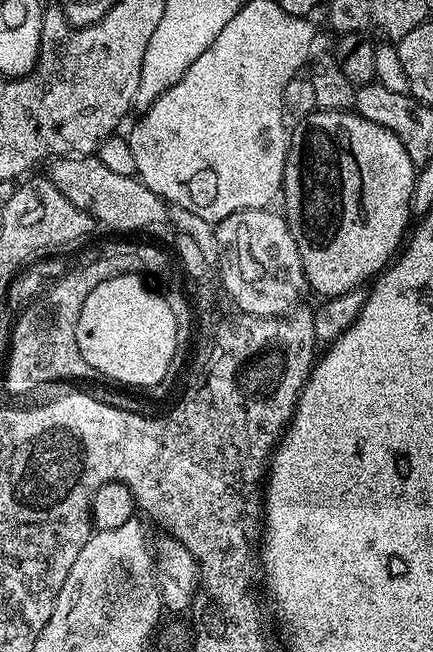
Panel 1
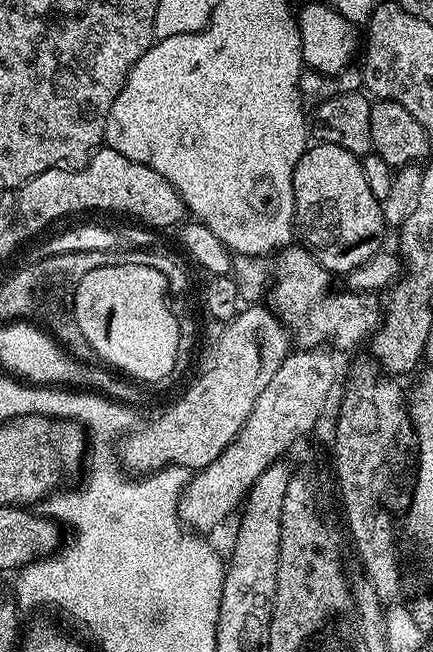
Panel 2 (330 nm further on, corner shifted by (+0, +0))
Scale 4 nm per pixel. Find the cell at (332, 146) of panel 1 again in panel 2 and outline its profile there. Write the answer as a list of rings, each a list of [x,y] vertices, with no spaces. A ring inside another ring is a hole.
[[[323,142],[313,143],[301,151],[298,162],[292,169],[292,198],[294,201],[294,224],[298,229],[303,243],[309,252],[315,256],[318,263],[329,274],[347,274],[362,266],[374,255],[381,251],[386,233],[384,222],[384,205],[381,200],[374,198],[369,183],[366,182],[364,165],[361,157],[350,154],[350,150],[342,150],[342,146],[334,146]]]

